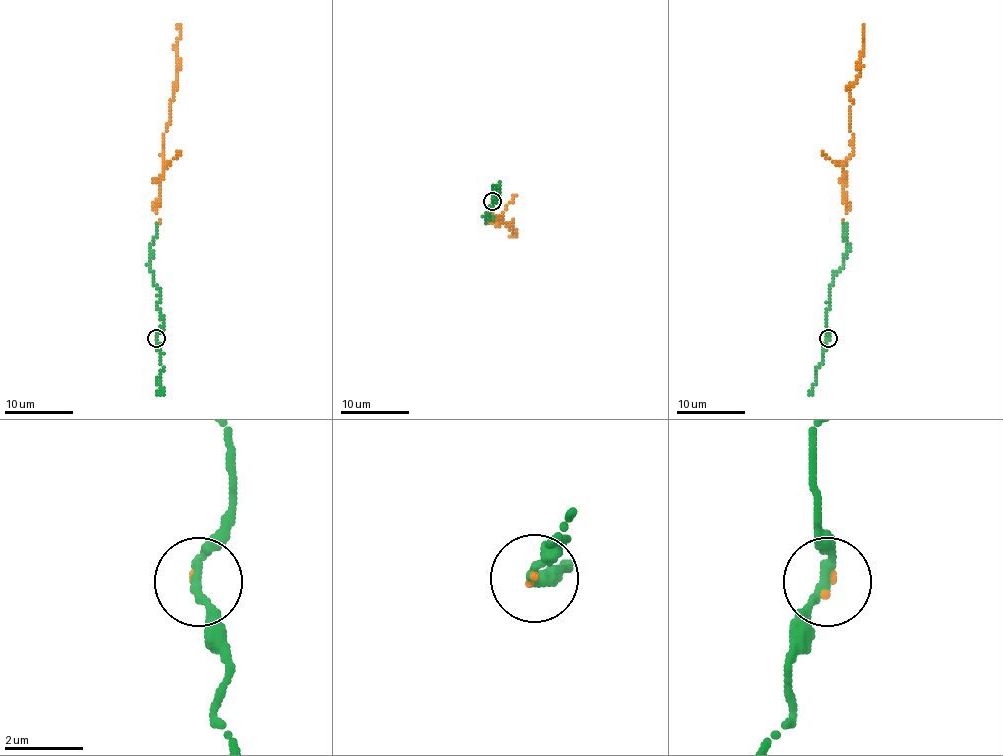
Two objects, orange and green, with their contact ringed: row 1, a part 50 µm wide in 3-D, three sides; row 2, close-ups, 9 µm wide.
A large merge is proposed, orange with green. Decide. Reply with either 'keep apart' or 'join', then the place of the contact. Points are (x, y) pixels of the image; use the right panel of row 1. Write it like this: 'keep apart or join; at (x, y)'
join; at (828, 338)

